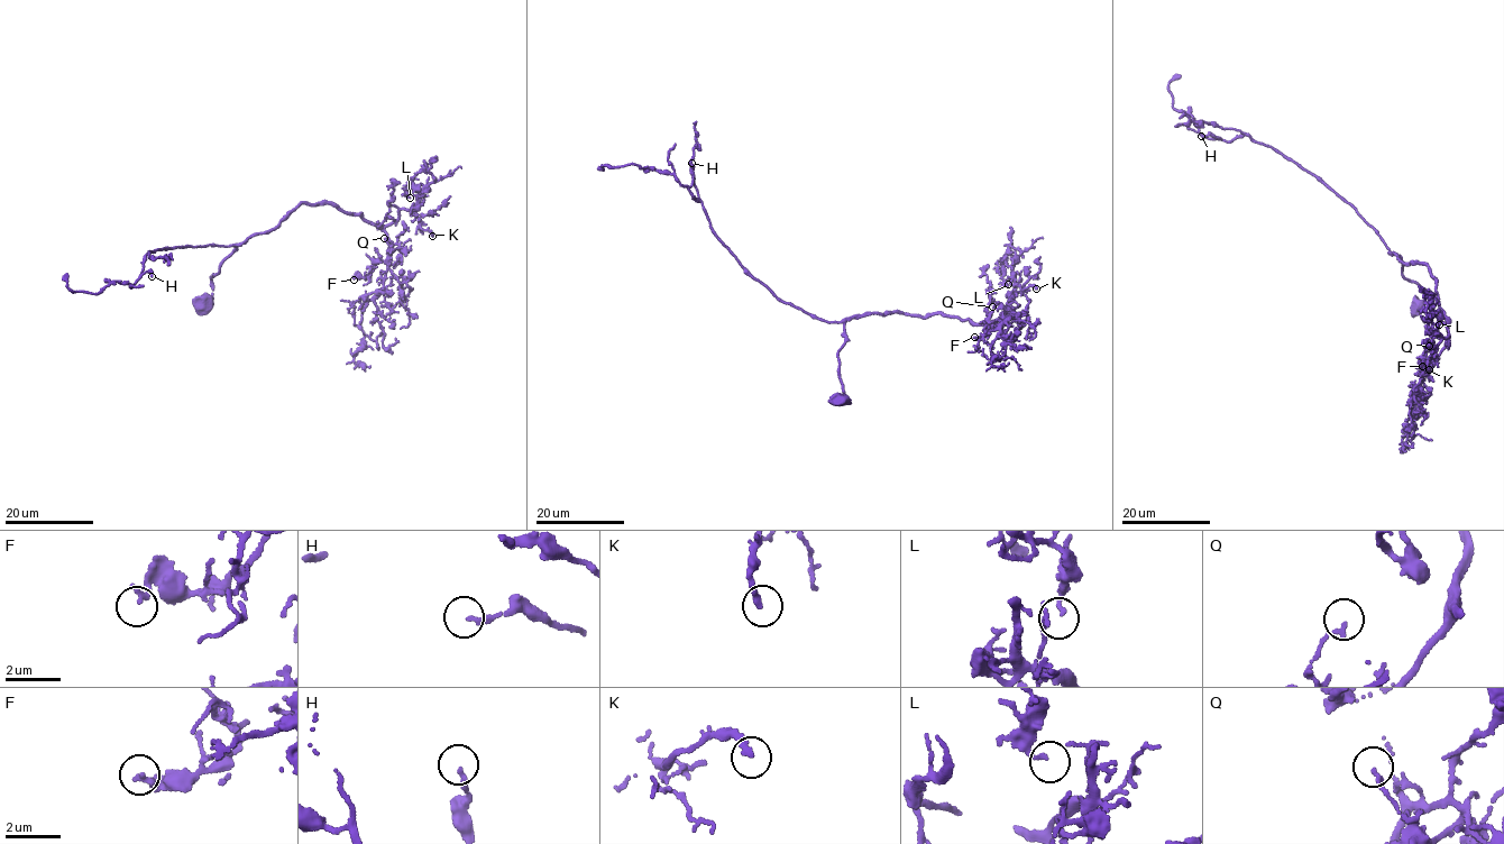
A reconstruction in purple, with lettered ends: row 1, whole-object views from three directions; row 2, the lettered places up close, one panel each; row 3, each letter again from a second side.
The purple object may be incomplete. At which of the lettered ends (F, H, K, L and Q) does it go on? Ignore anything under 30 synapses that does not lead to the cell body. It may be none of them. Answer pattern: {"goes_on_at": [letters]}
{"goes_on_at": ["K"]}

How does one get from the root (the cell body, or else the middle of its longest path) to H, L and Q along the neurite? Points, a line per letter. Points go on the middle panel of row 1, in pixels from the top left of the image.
H: (846, 321), (827, 322), (783, 303), (742, 265), (713, 230), (703, 204), (691, 194), (691, 163)
L: (846, 321), (872, 313), (940, 312), (983, 324), (1008, 312), (1016, 286), (1003, 262), (1008, 284)
Q: (846, 321), (872, 313), (923, 317), (940, 312), (983, 324), (1009, 308), (992, 306)

